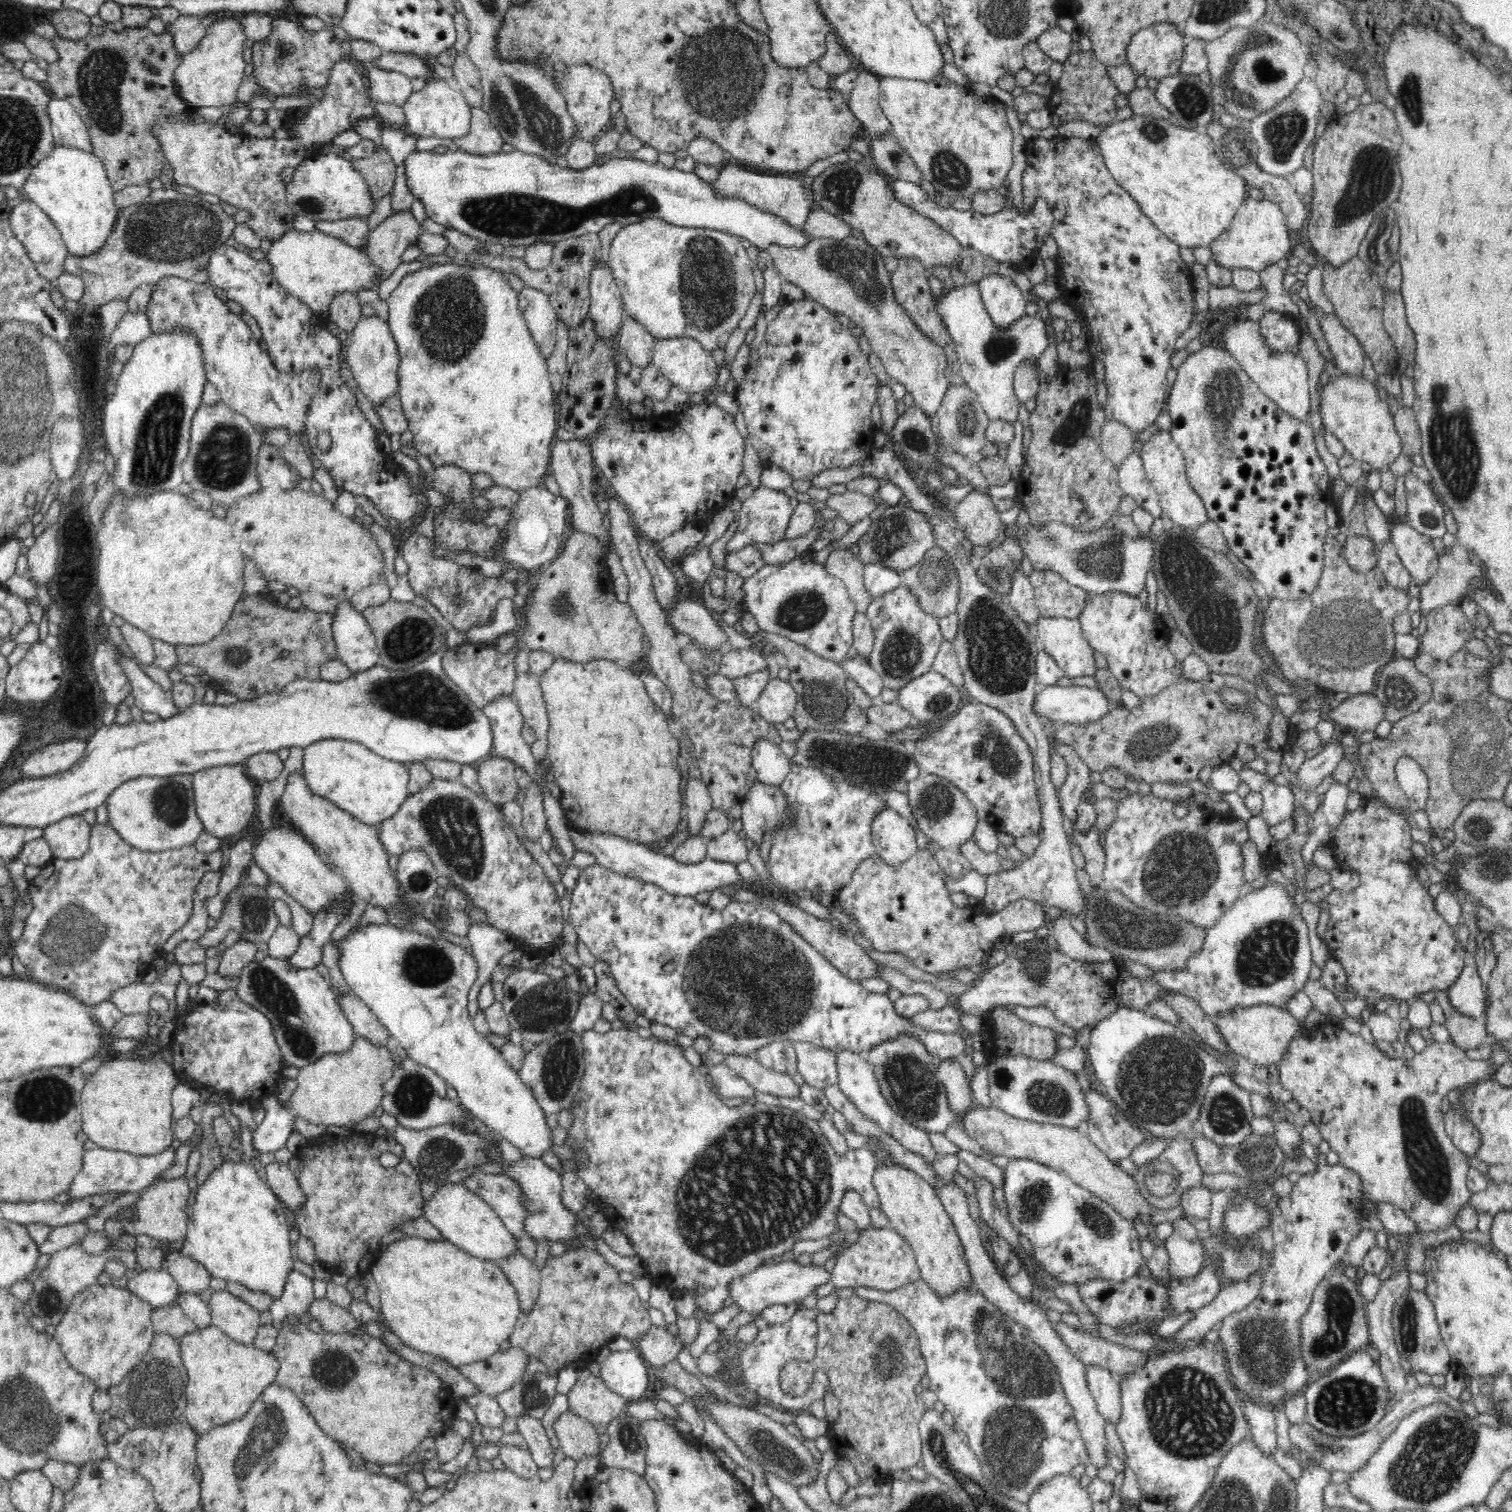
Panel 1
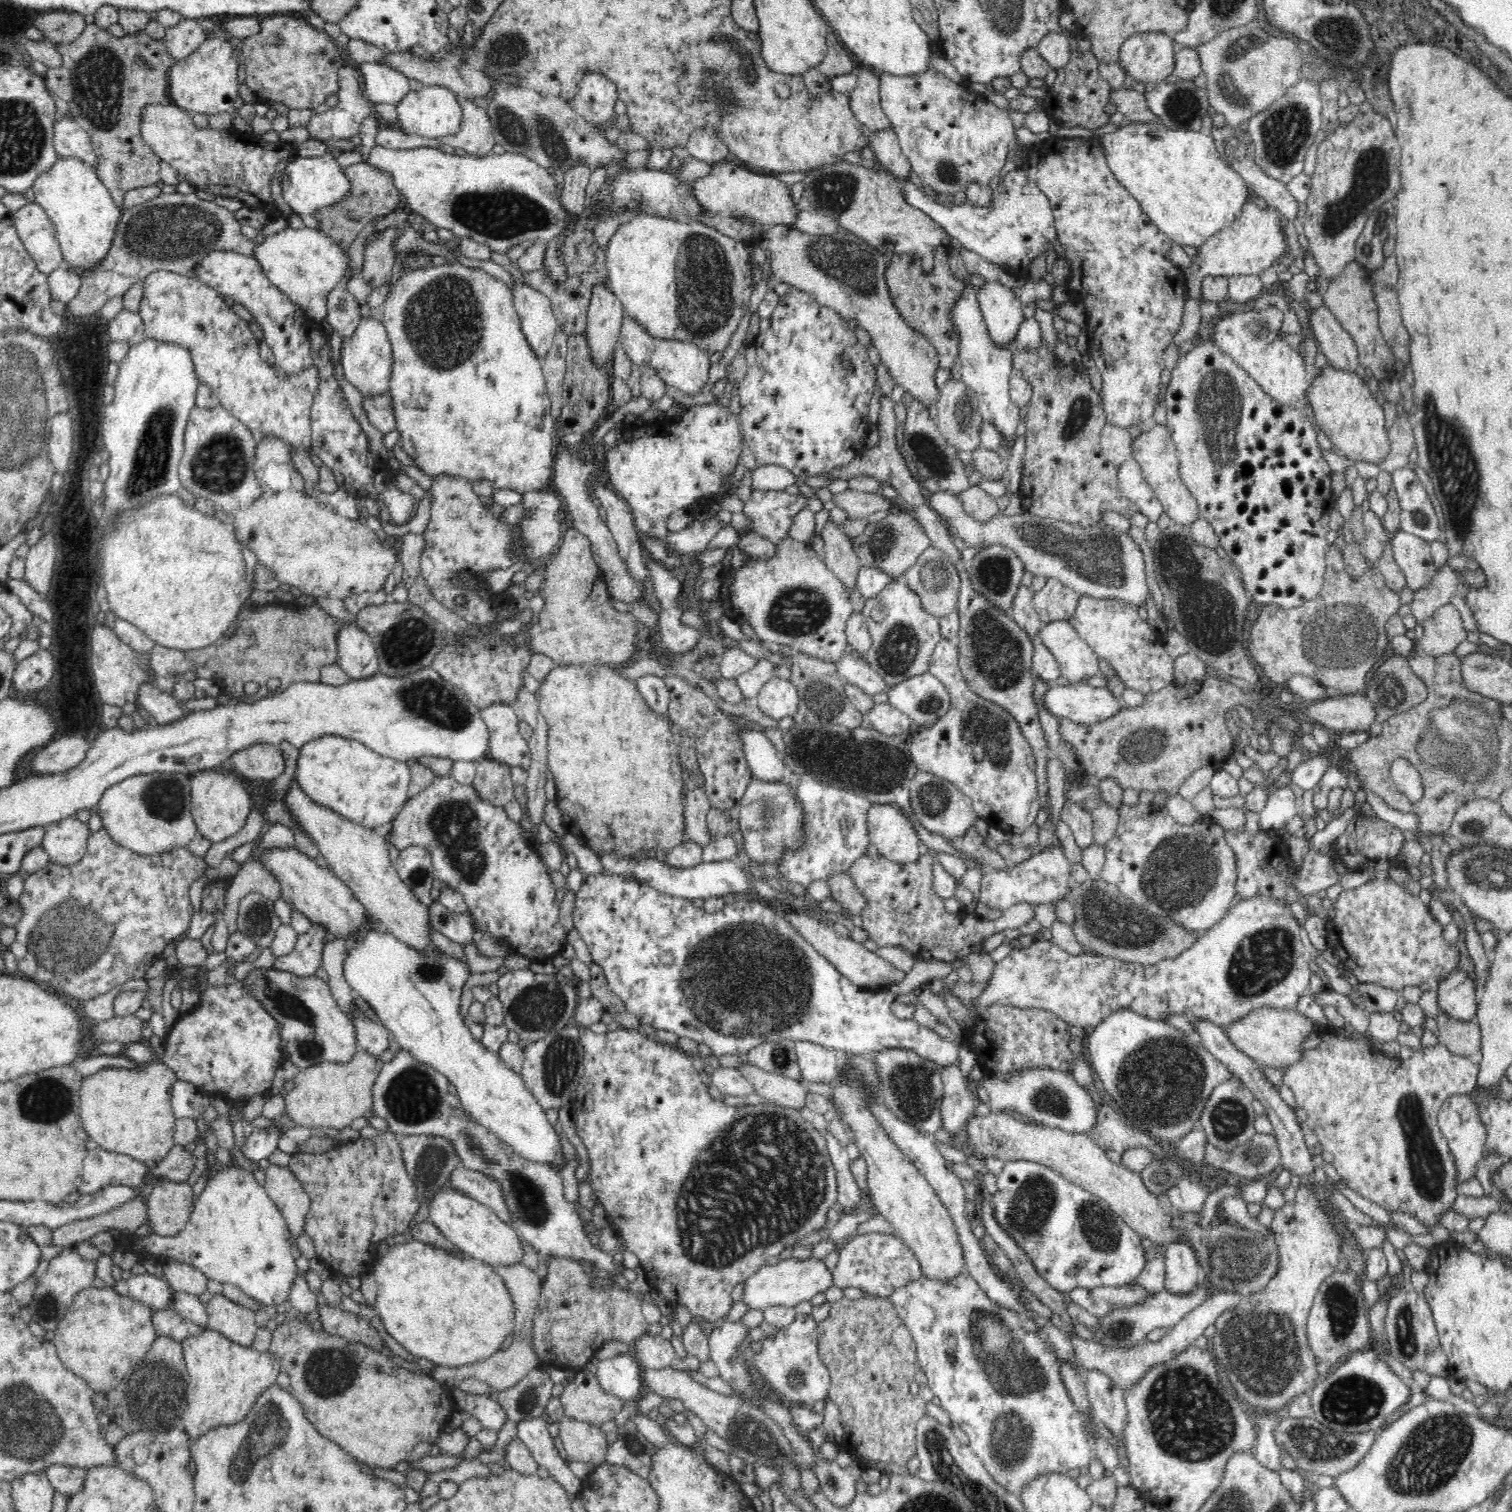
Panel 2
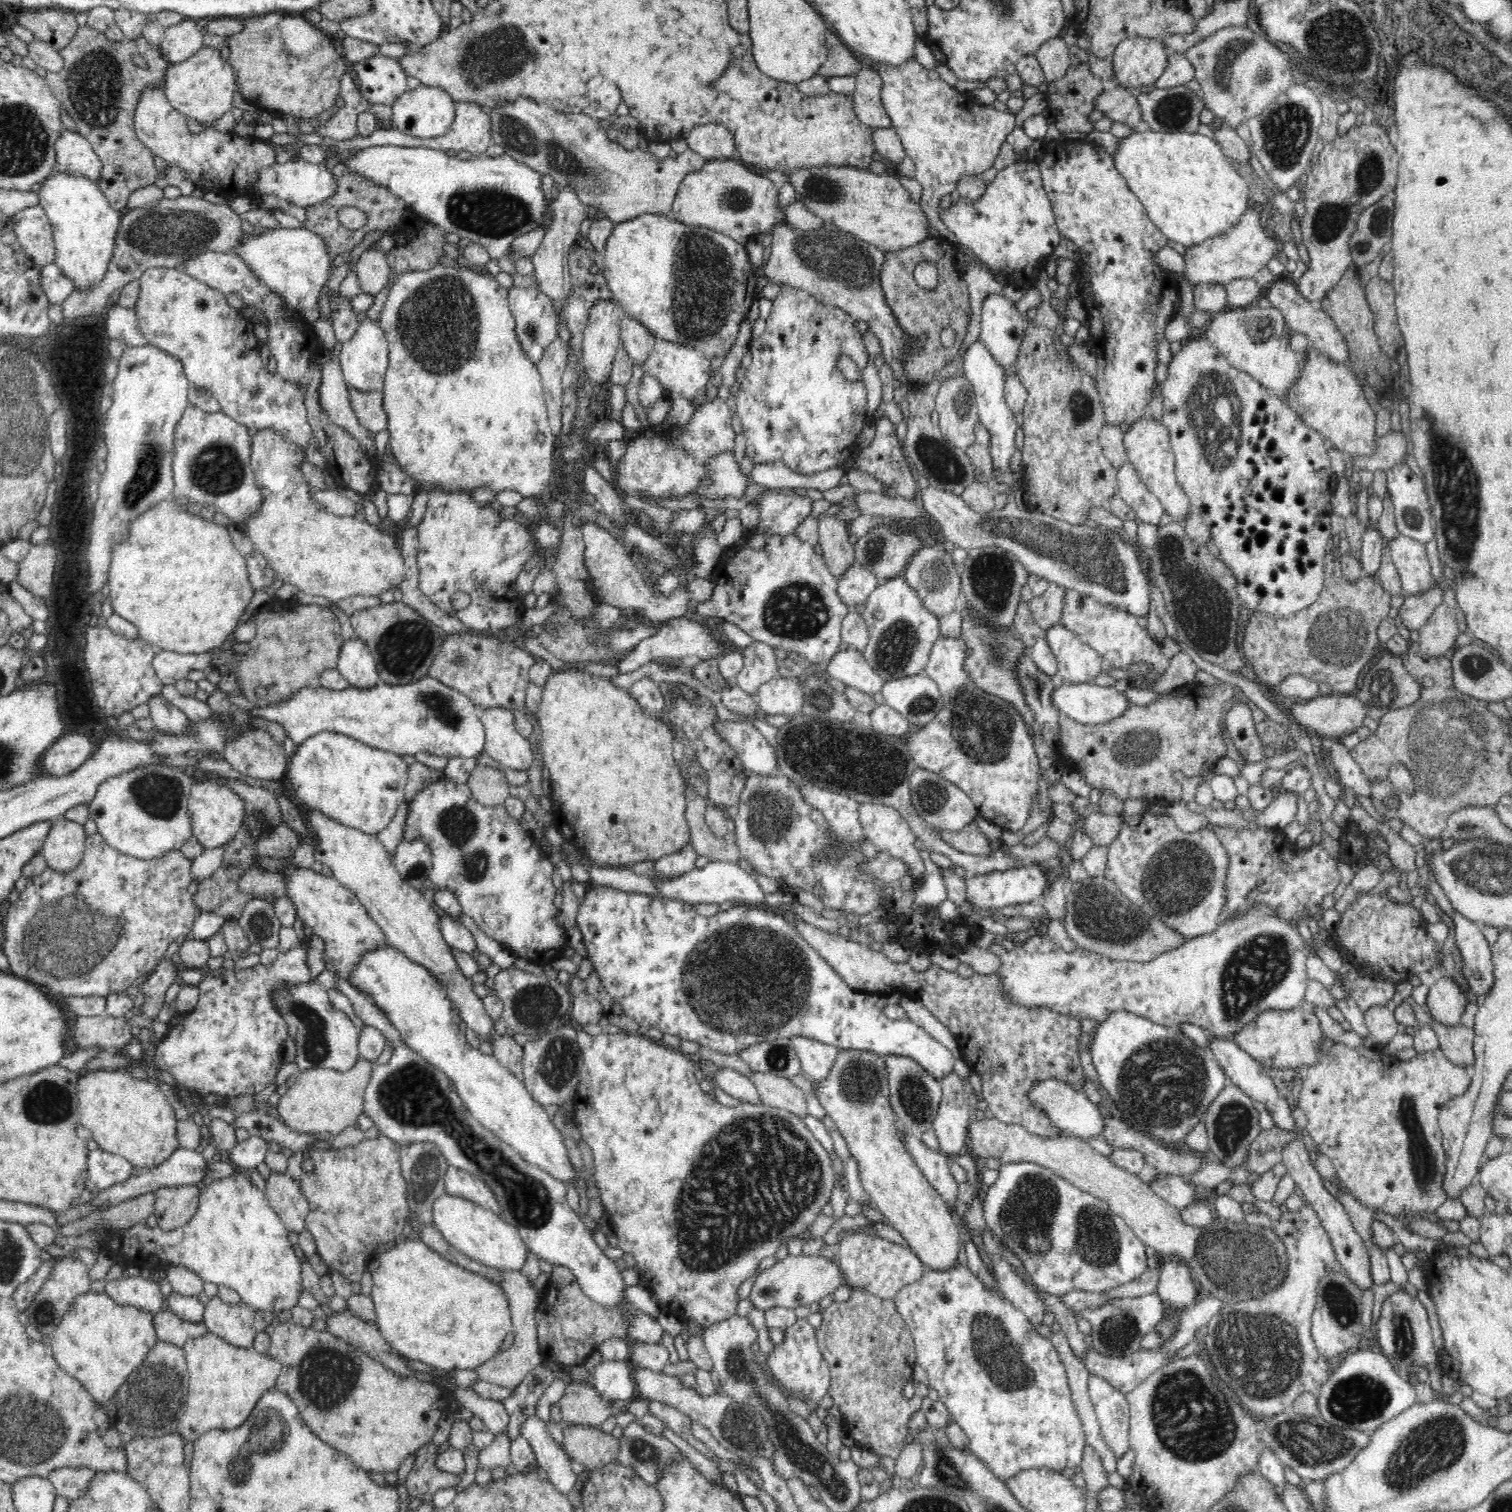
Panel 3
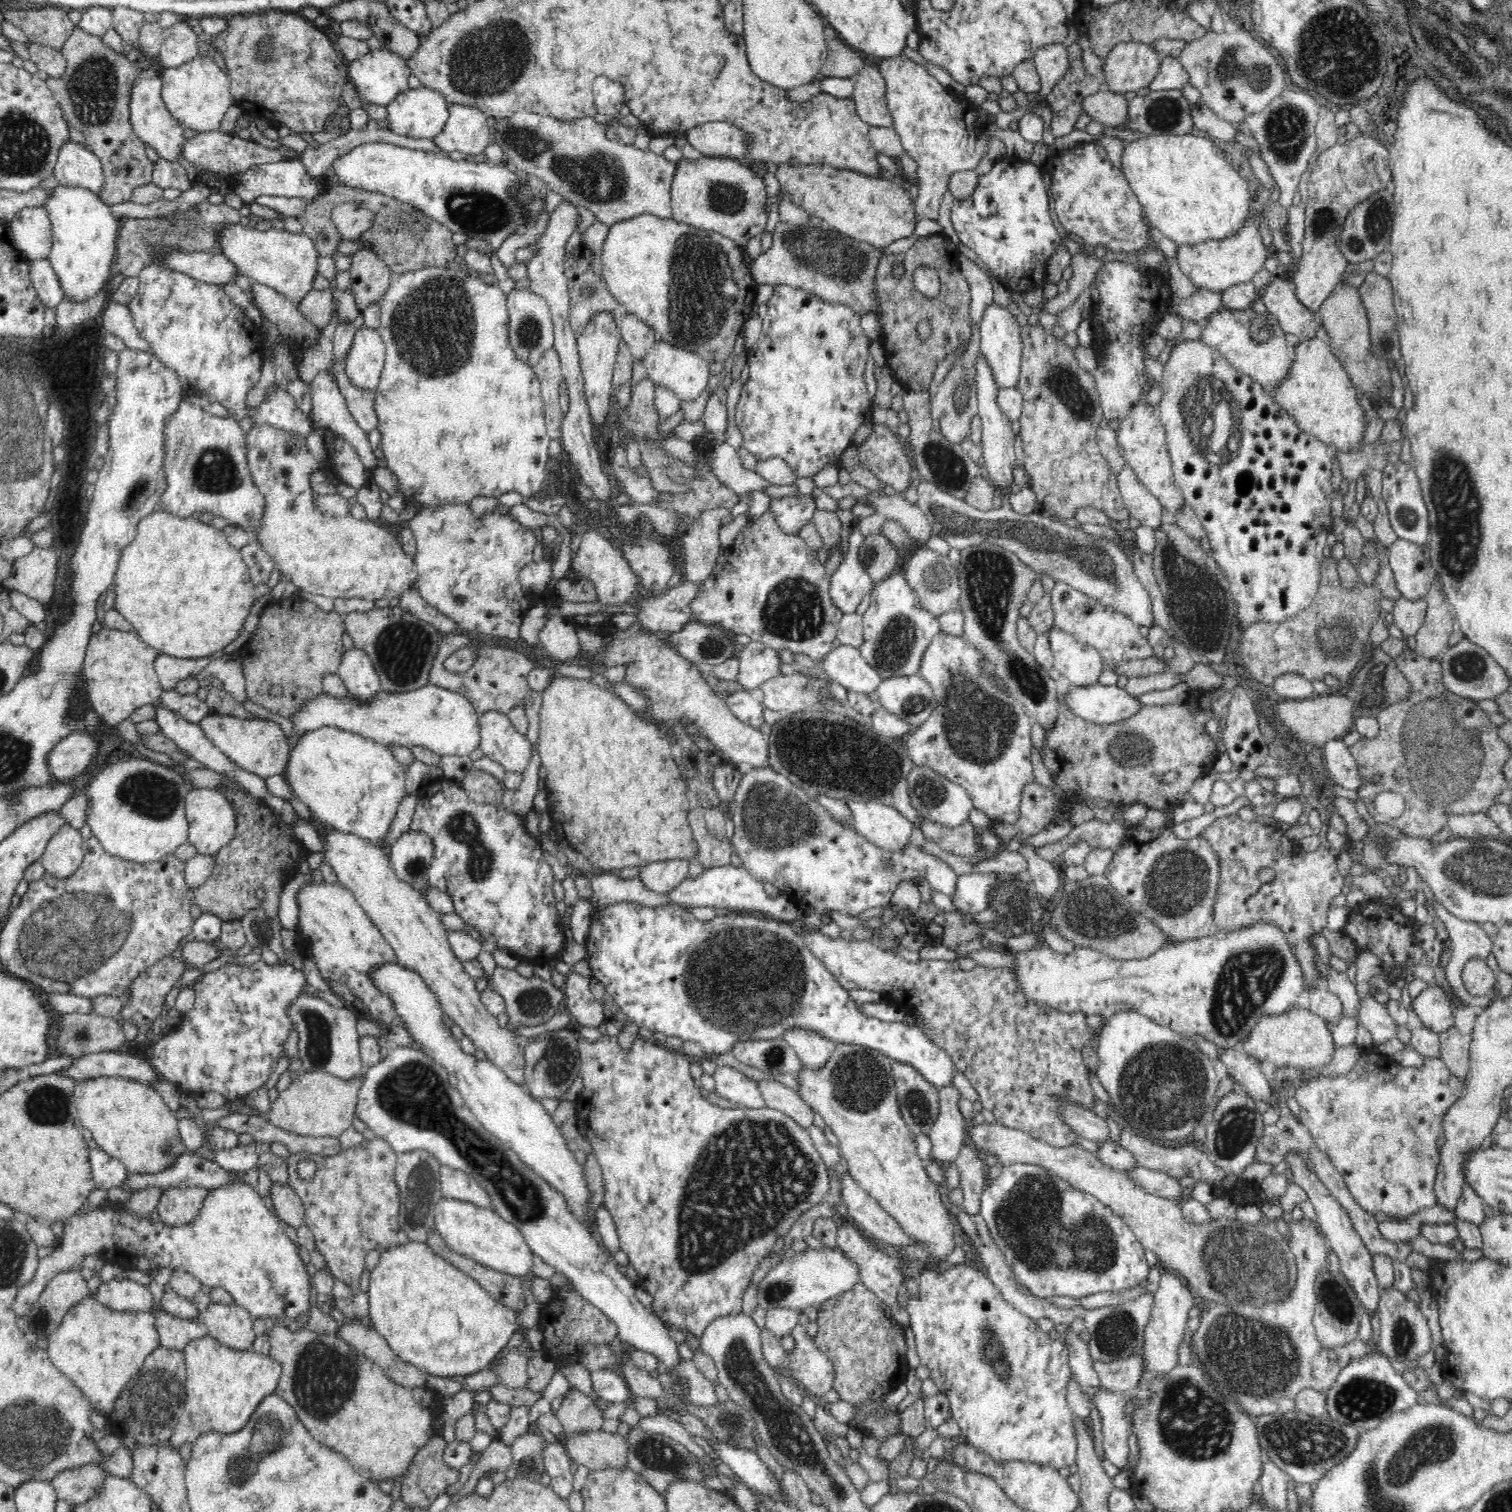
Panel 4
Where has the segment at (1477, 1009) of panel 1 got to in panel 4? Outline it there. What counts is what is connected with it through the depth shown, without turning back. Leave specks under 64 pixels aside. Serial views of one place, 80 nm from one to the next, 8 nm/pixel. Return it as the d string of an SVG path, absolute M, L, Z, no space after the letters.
M1439 985L1427 986L1412 1002L1411 1012L1418 1015L1430 1030L1439 1033L1454 1026L1454 1002L1450 994Z

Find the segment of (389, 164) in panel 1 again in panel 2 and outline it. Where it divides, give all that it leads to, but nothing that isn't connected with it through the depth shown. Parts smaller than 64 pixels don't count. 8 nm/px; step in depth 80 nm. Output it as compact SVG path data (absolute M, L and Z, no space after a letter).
M356 162L344 168L352 186L352 193L342 203L330 208L322 208L314 216L320 221L323 232L332 241L336 241L344 250L348 250L352 241L367 225L376 222L378 218L386 218L396 204L399 203L399 190L395 188L394 178L384 170L379 170L367 162Z

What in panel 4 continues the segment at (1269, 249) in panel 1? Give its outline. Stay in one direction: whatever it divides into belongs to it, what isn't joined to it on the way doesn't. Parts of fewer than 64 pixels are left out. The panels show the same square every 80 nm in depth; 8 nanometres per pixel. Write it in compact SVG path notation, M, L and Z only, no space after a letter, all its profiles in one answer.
M1248 218L1244 226L1222 240L1212 239L1194 245L1178 245L1176 255L1178 266L1195 287L1206 288L1217 294L1222 294L1232 286L1244 284L1243 282L1254 278L1254 275L1264 267L1264 261L1269 258L1268 249L1258 229Z

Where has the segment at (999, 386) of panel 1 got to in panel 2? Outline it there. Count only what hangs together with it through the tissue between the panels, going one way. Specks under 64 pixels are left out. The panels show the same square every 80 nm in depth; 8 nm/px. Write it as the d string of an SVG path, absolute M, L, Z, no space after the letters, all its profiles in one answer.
M970 286L962 292L958 302L951 308L951 323L953 332L959 336L959 358L958 364L961 366L962 380L969 386L974 394L977 394L978 411L982 415L983 421L992 423L999 432L1003 434L1003 442L1010 440L1016 433L1018 422L1020 422L1020 408L1014 405L1010 399L1009 378L1014 371L1013 358L1016 352L1022 350L1036 350L1042 346L1042 332L1040 322L1033 317L1025 318L1007 347L1000 347L990 340L982 309L980 309L977 292Z

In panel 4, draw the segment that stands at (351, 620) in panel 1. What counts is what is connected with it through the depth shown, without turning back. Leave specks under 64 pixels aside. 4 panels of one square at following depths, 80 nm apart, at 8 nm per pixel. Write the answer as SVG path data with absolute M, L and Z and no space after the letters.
M360 648L345 650L337 674L348 689L348 697L357 702L372 702L374 696L382 690L370 656Z

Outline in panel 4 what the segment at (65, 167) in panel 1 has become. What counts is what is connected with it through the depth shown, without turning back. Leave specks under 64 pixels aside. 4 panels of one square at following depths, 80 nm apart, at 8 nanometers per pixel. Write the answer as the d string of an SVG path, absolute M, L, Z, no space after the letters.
M60 185L53 190L44 206L49 213L53 235L48 260L66 298L80 304L102 291L111 274L118 219L112 215L110 206L90 190Z

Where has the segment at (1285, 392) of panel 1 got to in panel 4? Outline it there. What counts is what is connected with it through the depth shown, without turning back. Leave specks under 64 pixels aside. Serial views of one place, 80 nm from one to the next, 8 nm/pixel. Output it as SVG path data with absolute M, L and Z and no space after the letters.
M1223 308L1205 319L1200 340L1218 350L1236 370L1252 377L1271 393L1290 372L1290 346L1278 319L1268 312L1259 315L1245 309Z

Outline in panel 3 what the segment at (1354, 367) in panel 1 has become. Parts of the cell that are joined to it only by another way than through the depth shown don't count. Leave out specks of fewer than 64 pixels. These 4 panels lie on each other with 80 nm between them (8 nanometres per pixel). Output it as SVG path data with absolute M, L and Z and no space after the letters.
M1277 278L1274 280L1270 290L1266 297L1270 301L1272 307L1276 307L1278 311L1282 313L1284 322L1289 330L1294 330L1297 333L1304 333L1307 336L1310 345L1314 345L1318 349L1321 349L1321 353L1329 356L1334 362L1338 364L1349 364L1348 345L1346 345L1346 339L1344 335L1338 332L1336 323L1328 316L1328 313L1324 311L1322 306L1300 295L1297 290L1297 286L1293 284L1289 279L1284 280Z

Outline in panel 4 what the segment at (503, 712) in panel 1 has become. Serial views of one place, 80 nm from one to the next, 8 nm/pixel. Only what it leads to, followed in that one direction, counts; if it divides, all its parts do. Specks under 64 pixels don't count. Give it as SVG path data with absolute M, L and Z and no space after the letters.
M488 711L479 715L479 747L485 756L500 763L507 772L524 773L531 757L531 744L526 735L518 732L507 714Z

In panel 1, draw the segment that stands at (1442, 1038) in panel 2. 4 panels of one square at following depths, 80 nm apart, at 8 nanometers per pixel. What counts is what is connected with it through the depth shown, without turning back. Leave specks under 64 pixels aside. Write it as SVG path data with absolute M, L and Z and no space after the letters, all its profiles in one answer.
M1446 992L1436 994L1438 1004L1444 1011L1446 1017L1446 1028L1453 1038L1453 1044L1460 1047L1465 1052L1466 1049L1477 1048L1483 1043L1485 1036L1485 1024L1477 1017L1466 1016L1456 1010L1456 1007L1450 1003Z

